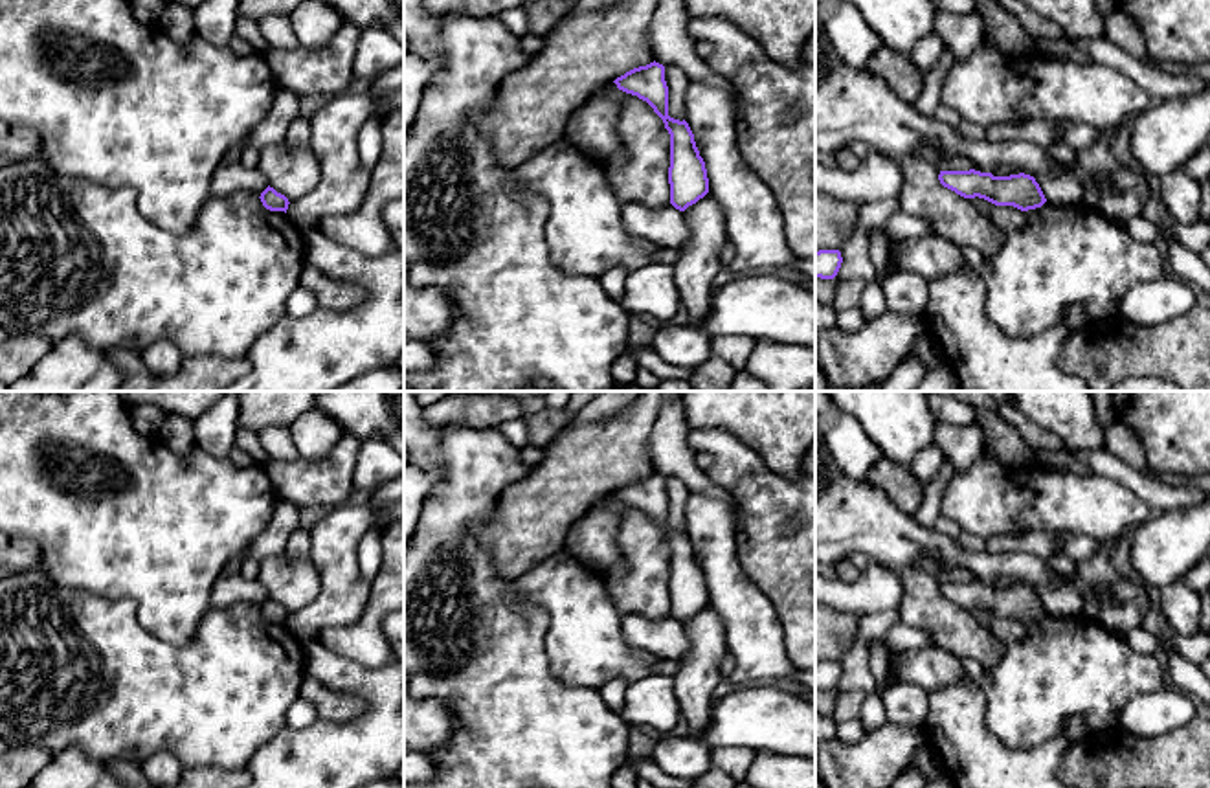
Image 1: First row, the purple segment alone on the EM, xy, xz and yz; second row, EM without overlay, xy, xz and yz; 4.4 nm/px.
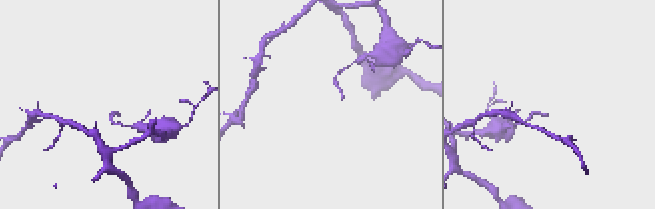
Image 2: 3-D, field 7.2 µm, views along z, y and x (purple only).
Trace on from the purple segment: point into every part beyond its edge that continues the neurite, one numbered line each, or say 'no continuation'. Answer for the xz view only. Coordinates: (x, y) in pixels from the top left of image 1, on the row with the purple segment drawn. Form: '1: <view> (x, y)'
no continuation

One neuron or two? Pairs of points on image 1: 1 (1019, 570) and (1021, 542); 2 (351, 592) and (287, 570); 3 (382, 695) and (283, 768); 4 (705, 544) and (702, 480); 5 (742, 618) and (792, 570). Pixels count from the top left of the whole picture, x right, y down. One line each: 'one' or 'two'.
1: two
2: two
3: one
4: two
5: two

